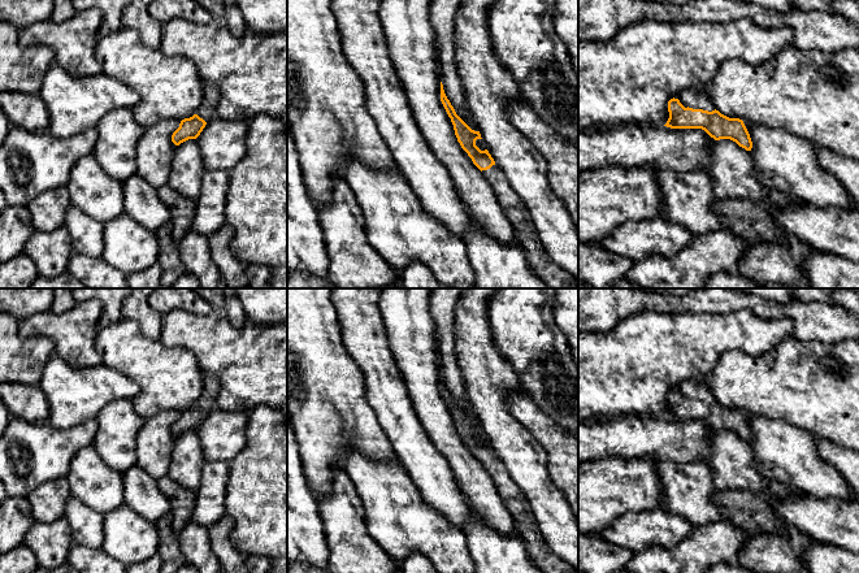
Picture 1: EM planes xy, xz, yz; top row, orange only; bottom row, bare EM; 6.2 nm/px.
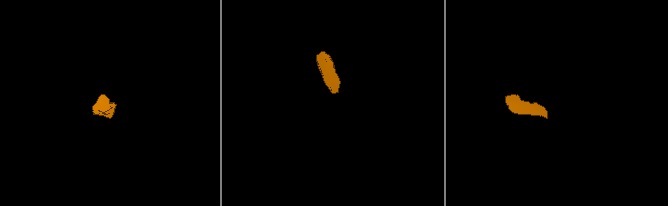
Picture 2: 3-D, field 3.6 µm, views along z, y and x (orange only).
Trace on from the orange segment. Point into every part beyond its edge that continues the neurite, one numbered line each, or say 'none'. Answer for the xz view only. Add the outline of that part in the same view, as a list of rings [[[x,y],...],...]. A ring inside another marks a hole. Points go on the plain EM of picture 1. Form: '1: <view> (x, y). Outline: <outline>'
1: xz (545, 559). Outline: [[[493,456],[490,460],[482,461],[482,465],[494,479],[504,505],[515,518],[535,567],[543,573],[577,573],[569,563],[547,546],[525,495],[511,478],[504,464]]]

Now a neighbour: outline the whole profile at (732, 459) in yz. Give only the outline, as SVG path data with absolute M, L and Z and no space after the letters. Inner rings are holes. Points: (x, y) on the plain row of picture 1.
M730 430L715 431L711 435L711 453L706 463L713 472L713 482L719 491L758 492L773 482L759 472L750 442Z

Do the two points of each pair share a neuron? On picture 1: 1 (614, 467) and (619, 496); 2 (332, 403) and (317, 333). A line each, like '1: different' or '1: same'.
1: same
2: same

